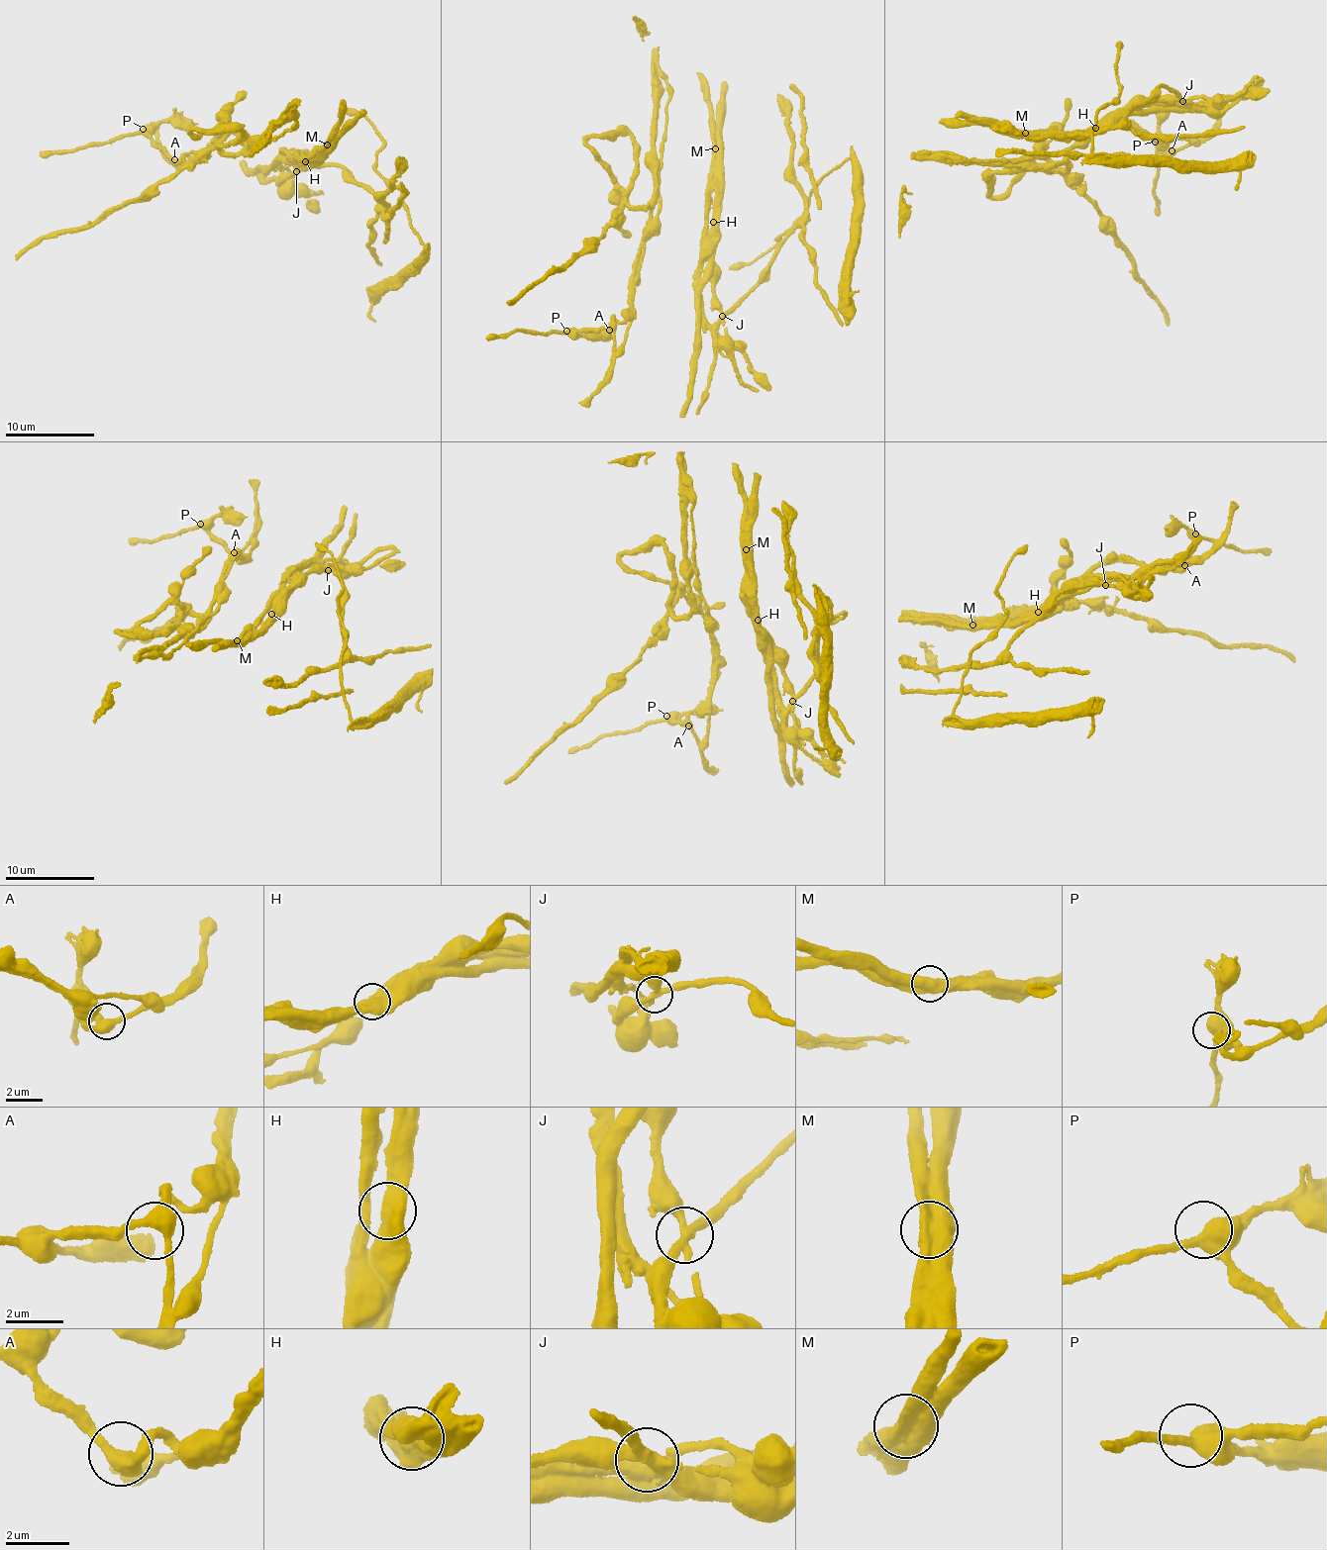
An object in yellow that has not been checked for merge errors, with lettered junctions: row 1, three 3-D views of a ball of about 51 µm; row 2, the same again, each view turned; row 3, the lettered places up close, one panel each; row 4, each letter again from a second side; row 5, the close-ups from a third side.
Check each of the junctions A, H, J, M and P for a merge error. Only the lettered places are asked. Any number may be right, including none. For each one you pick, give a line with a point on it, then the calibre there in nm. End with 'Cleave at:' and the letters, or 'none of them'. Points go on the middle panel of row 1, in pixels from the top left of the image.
H: Place: (713, 222). Thickness 600 nm
J: Place: (722, 316). Thickness 320 nm
M: Place: (715, 148). Thickness 750 nm
Cleave at: H, J, M

